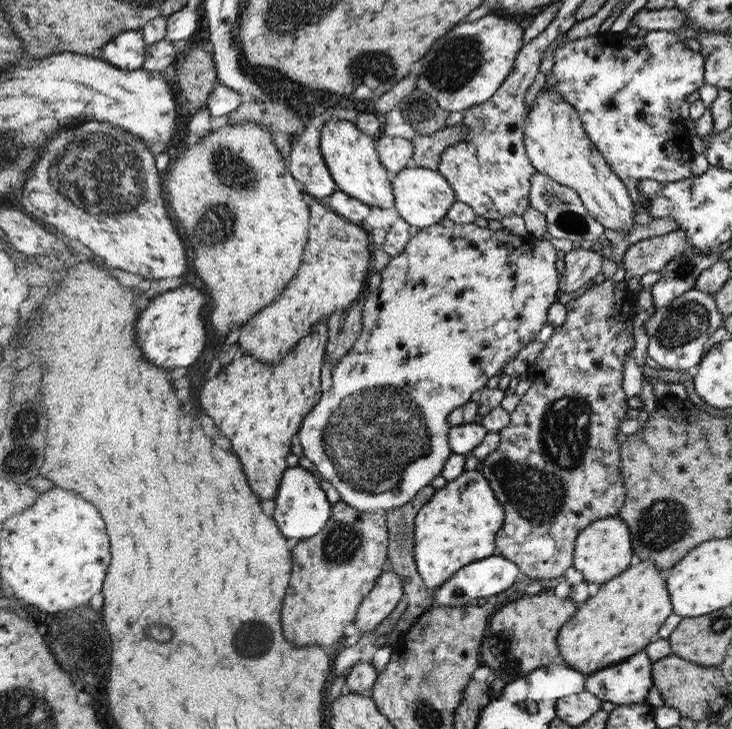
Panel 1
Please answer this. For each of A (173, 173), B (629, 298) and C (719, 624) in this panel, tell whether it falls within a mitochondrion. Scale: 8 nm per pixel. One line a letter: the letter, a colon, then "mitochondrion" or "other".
A: other
B: other
C: mitochondrion

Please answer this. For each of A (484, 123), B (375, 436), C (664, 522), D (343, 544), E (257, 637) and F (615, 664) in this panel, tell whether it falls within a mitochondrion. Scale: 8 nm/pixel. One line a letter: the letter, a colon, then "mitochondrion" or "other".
A: mitochondrion
B: mitochondrion
C: mitochondrion
D: mitochondrion
E: mitochondrion
F: other

